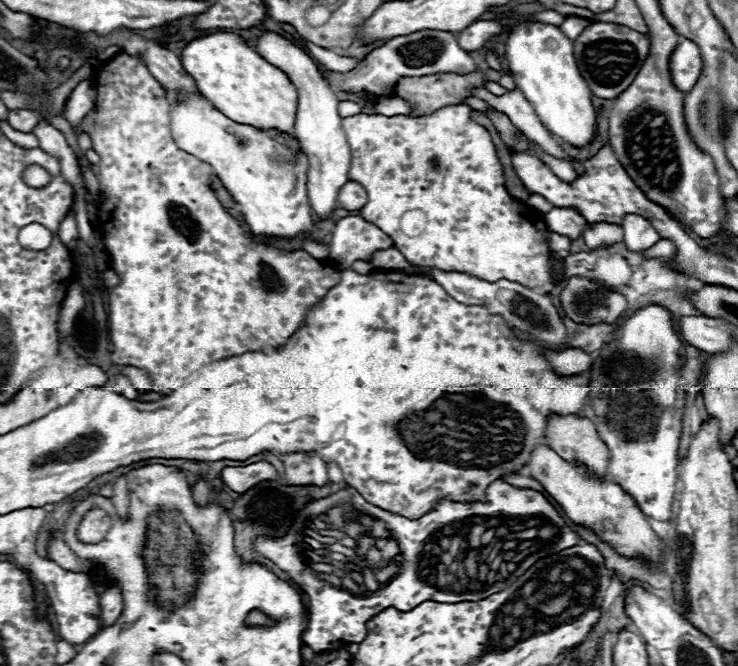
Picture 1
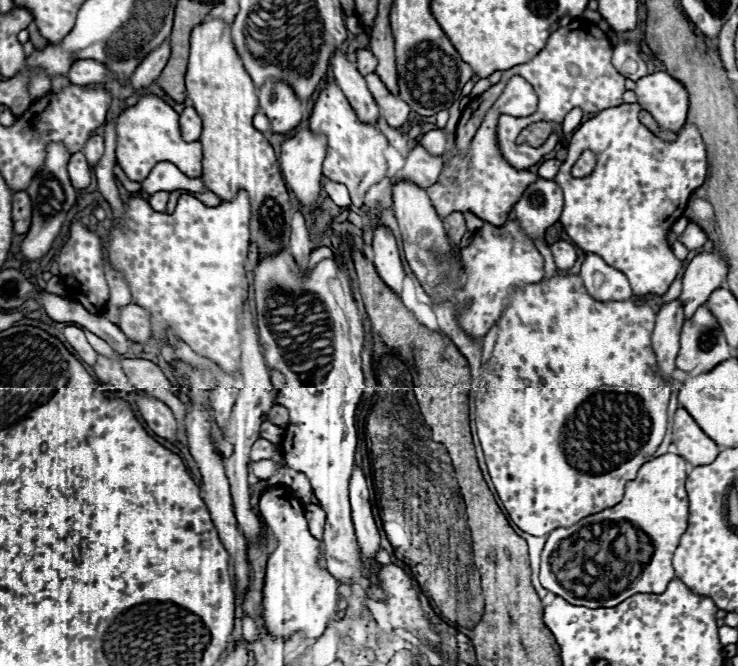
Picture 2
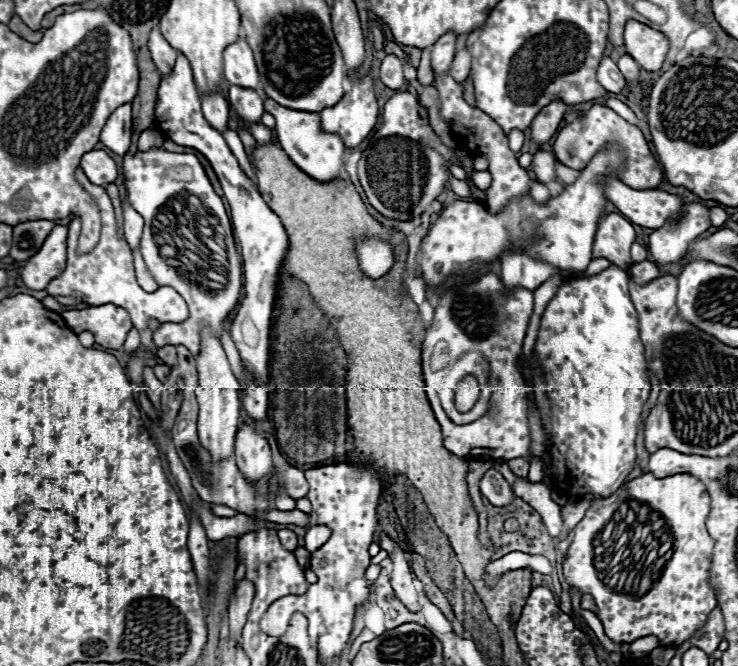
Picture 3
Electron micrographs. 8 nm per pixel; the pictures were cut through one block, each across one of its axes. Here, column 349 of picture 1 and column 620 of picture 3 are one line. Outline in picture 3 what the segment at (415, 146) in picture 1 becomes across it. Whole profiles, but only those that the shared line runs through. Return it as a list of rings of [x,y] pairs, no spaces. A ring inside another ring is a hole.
[[[592,106],[584,116],[566,124],[556,134],[556,142],[552,146],[552,152],[560,164],[574,168],[574,170],[582,170],[592,160],[592,156],[596,156],[596,152],[602,146],[606,146],[608,142],[618,143],[624,148],[626,168],[620,172],[620,178],[626,185],[636,188],[636,190],[650,190],[662,182],[664,172],[662,172],[660,164],[654,160],[650,146],[648,146],[646,138],[642,136],[642,131],[634,124],[626,122],[624,118],[620,118],[614,110],[610,110],[606,106]]]

